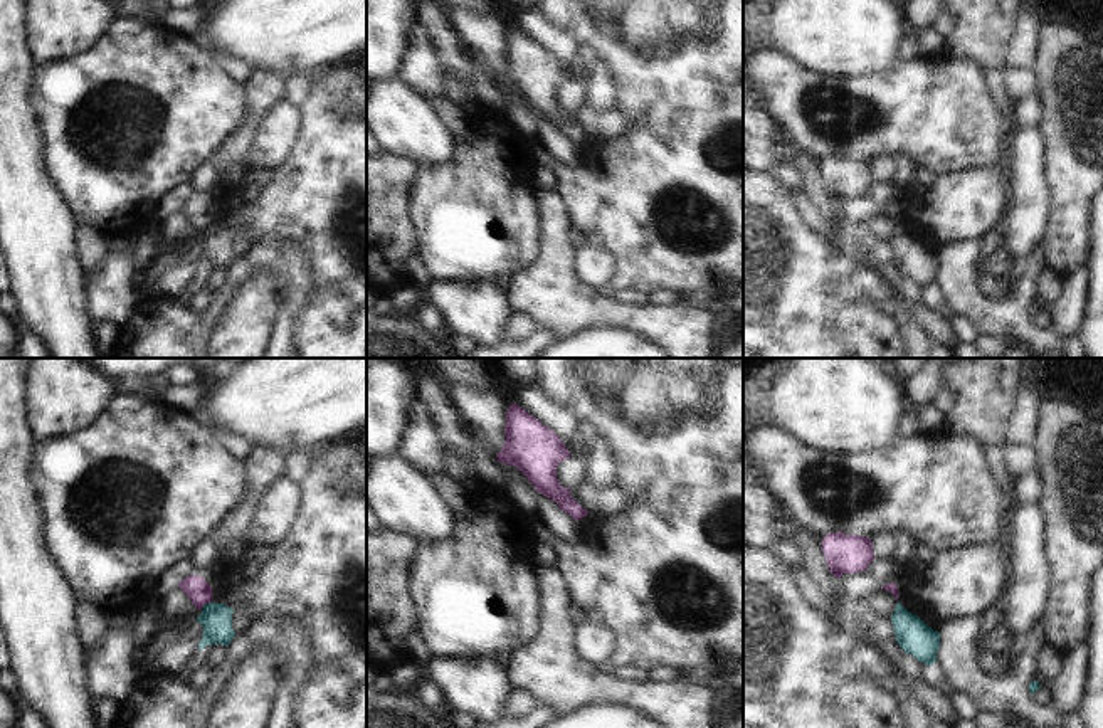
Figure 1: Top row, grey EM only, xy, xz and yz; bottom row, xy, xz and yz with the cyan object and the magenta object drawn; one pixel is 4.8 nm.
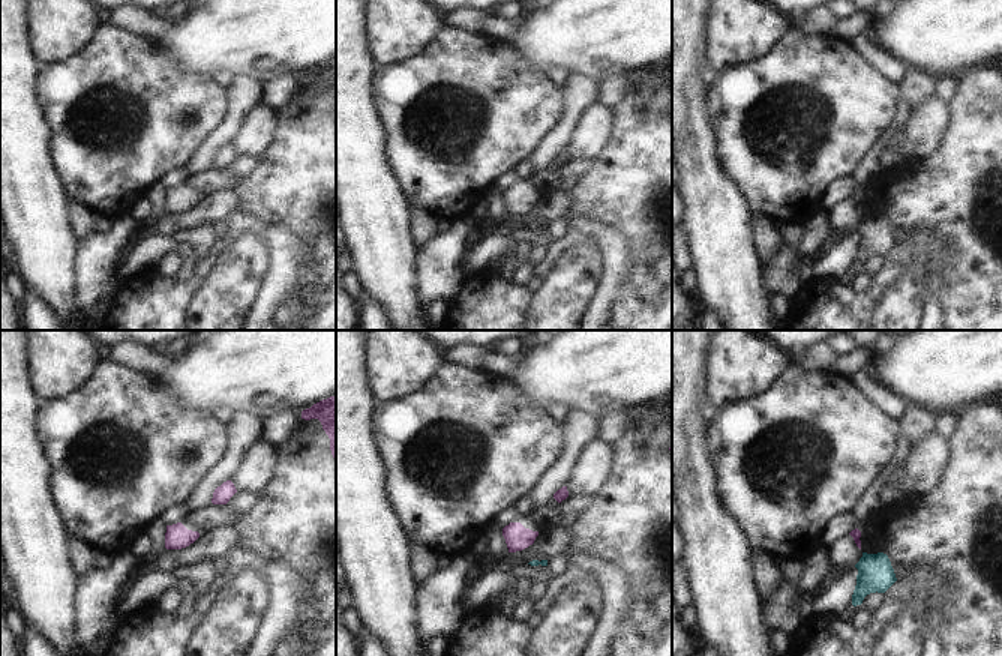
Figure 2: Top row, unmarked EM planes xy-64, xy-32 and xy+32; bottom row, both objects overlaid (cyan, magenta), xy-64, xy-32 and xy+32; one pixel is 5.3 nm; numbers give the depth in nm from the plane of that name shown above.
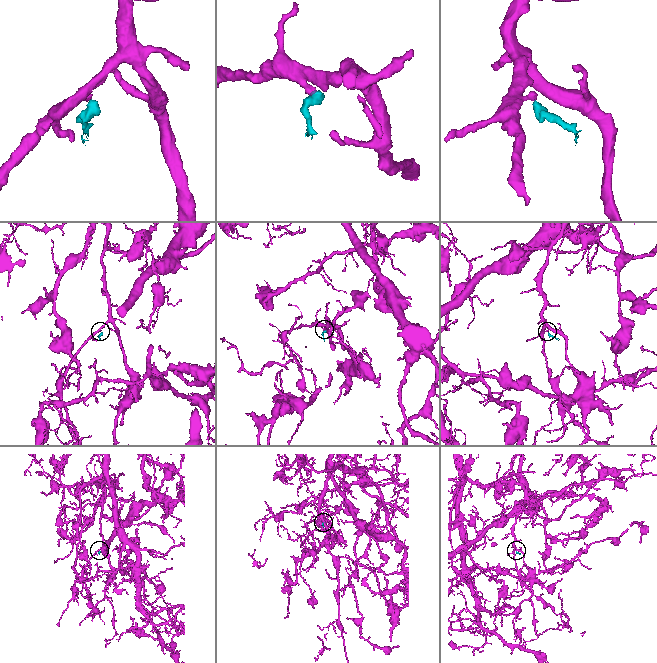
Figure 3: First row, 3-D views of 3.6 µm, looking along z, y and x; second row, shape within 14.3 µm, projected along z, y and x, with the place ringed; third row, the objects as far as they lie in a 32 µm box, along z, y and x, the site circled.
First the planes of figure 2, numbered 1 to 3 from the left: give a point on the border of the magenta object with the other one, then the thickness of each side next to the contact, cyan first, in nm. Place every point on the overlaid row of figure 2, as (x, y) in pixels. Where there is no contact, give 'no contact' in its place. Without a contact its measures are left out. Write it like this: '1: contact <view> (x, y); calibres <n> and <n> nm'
1: no contact
2: no contact
3: no contact

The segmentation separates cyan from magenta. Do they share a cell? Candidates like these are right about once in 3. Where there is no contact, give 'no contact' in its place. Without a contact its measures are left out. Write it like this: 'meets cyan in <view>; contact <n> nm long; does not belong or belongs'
meets cyan in xy; contact 50 nm long; does not belong

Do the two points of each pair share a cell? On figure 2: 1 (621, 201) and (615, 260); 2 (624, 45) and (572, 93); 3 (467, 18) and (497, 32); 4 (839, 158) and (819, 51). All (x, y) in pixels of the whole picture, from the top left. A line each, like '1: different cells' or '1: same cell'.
1: different cells
2: different cells
3: same cell
4: same cell

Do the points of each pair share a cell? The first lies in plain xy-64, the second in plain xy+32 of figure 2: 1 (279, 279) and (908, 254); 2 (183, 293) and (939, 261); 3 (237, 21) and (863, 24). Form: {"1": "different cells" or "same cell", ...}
{"1": "same cell", "2": "same cell", "3": "different cells"}

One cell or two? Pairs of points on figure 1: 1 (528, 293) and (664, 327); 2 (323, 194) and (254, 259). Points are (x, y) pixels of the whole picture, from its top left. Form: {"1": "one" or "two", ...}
{"1": "one", "2": "two"}

